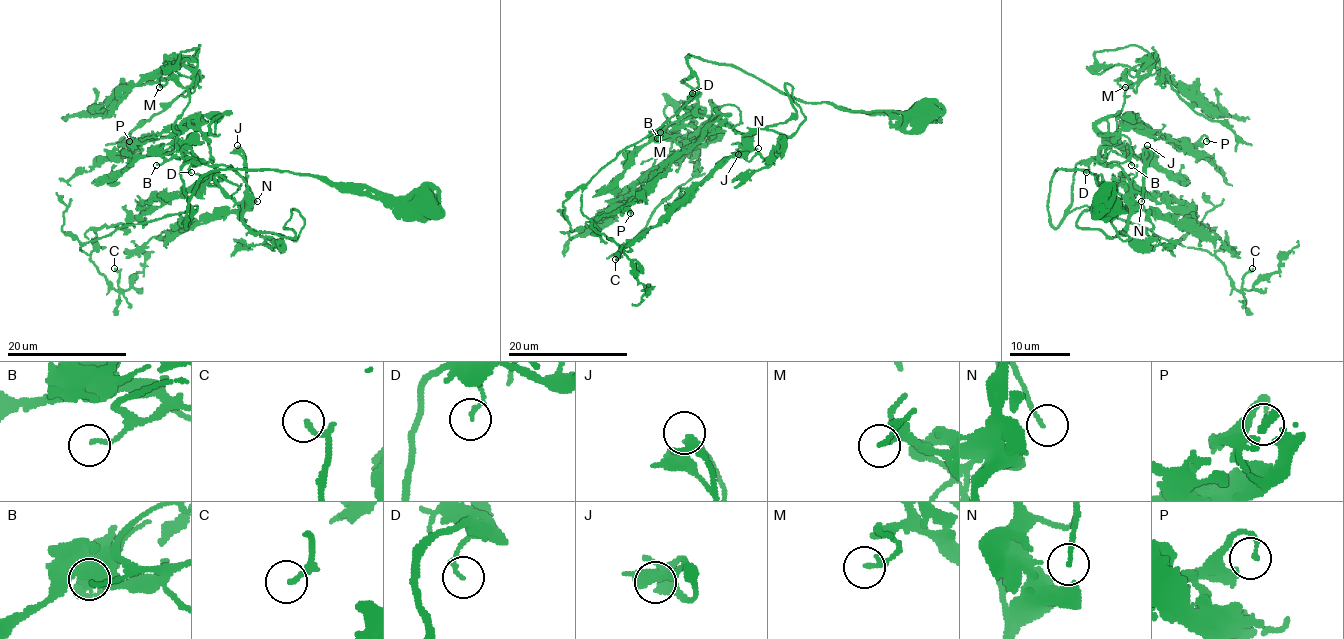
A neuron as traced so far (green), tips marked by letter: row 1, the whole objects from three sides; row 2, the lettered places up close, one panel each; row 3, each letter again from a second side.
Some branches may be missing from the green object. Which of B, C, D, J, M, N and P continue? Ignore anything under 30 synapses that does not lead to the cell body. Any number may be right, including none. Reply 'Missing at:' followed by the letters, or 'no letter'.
Missing at: N

